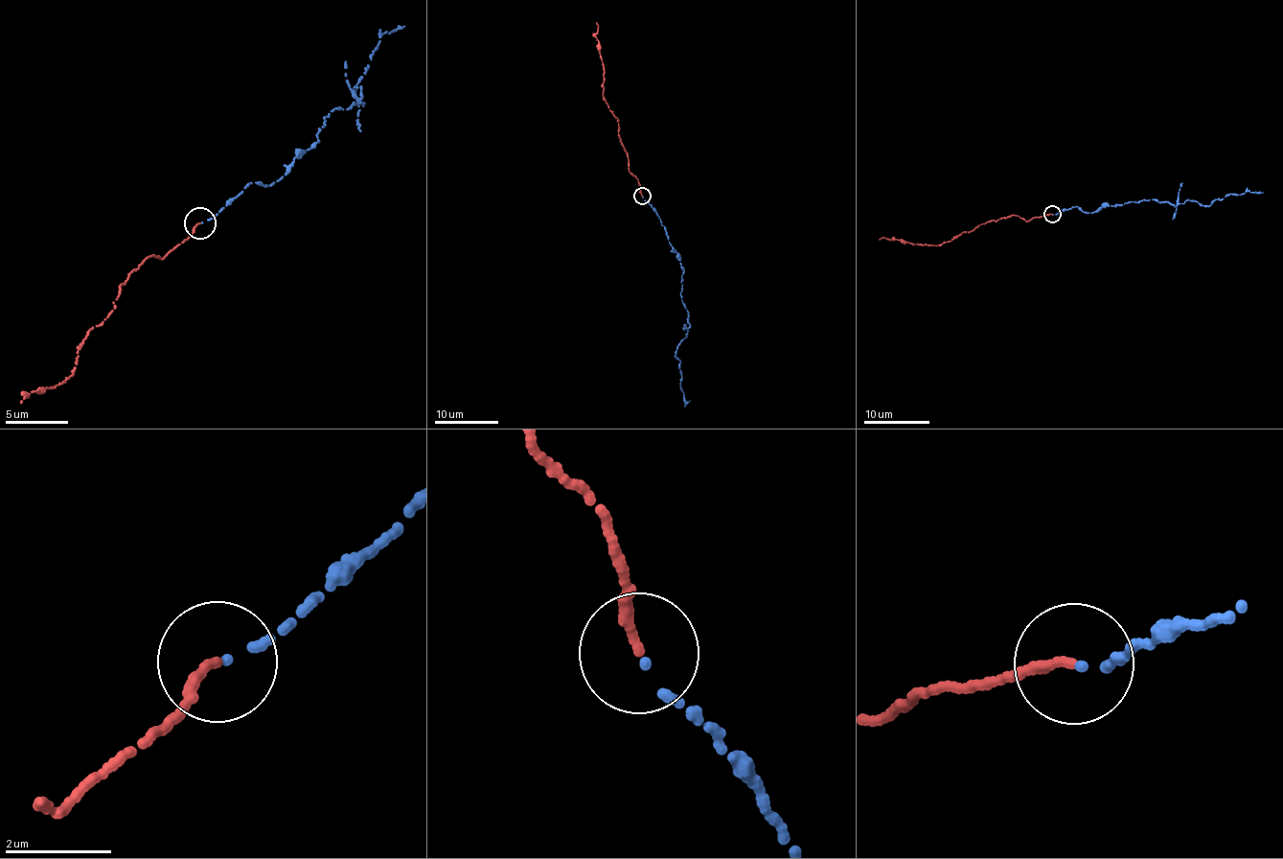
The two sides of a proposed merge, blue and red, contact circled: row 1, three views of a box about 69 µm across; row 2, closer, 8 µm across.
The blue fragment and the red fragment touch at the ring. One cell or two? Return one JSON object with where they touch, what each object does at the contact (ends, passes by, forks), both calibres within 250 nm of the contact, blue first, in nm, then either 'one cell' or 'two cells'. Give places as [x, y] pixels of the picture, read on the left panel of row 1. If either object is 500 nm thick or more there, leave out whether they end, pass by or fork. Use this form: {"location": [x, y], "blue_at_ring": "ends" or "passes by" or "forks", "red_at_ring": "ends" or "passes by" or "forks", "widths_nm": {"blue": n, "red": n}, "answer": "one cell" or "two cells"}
{"location": [199, 223], "blue_at_ring": "ends", "red_at_ring": "ends", "widths_nm": {"blue": 130, "red": 180}, "answer": "one cell"}

